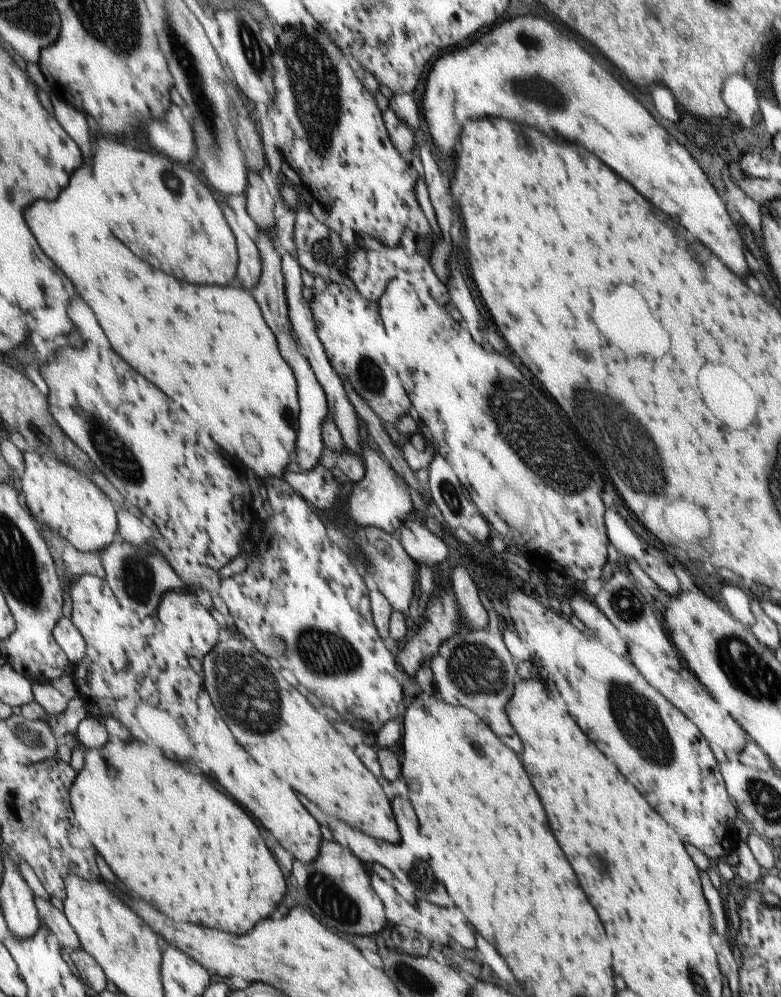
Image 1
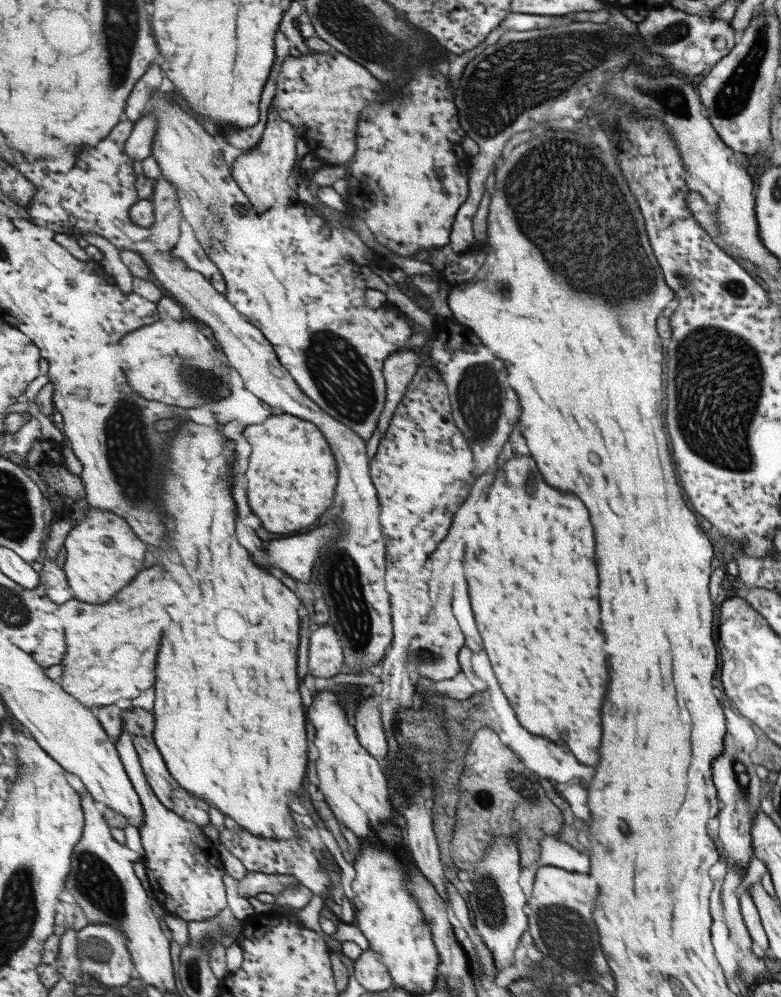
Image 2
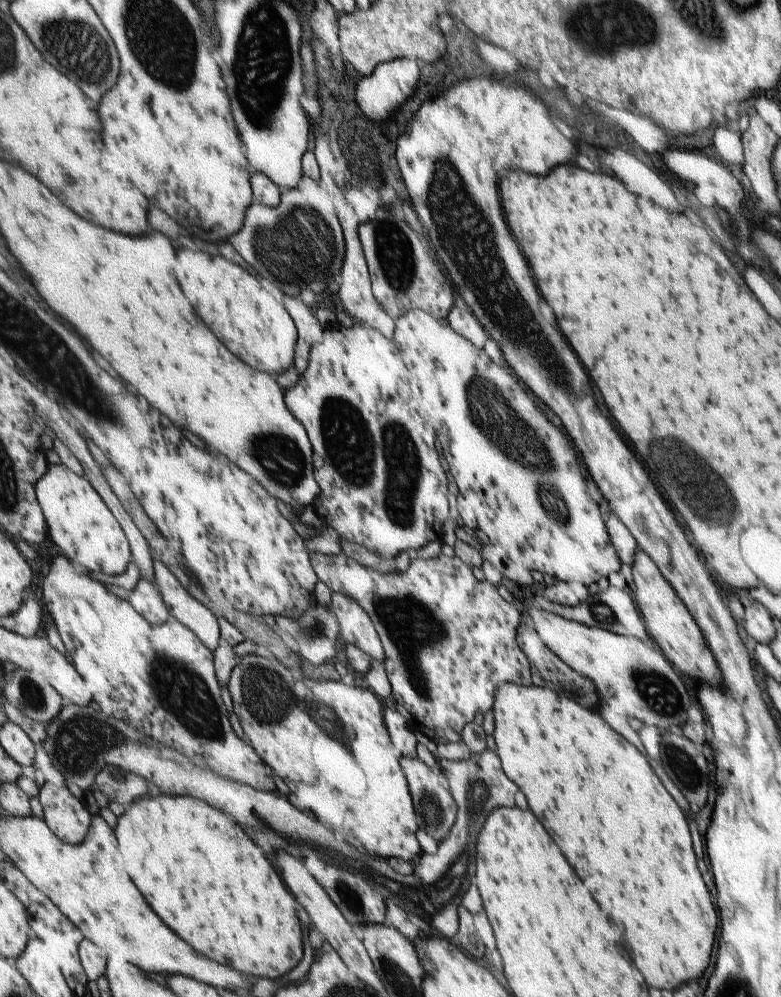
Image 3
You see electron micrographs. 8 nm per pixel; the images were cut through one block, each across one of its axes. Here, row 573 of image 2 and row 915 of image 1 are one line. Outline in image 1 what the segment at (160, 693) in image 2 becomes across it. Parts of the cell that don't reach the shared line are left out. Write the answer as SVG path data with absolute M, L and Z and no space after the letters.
M111 738L110 741L98 749L86 749L84 755L84 766L82 771L77 775L77 780L69 792L69 802L71 808L74 808L77 820L81 828L91 836L95 848L99 854L105 858L105 862L113 868L113 872L125 882L125 886L139 898L145 898L145 902L153 902L153 906L161 906L165 914L173 914L173 918L181 922L195 922L203 926L213 926L227 930L231 934L245 934L249 932L257 922L265 920L271 916L271 912L277 908L277 904L283 900L287 892L287 880L283 876L281 866L277 864L273 852L263 840L263 834L255 820L235 802L231 800L225 792L215 788L211 780L207 780L203 774L189 772L183 768L177 760L169 760L167 756L157 756L153 754L143 742L133 740L133 742L123 742L119 738Z

